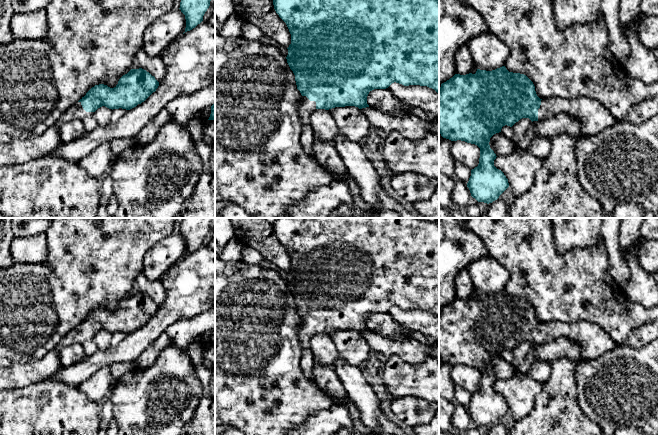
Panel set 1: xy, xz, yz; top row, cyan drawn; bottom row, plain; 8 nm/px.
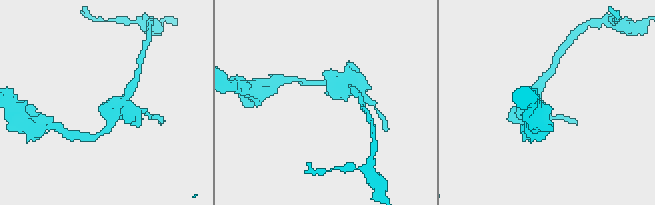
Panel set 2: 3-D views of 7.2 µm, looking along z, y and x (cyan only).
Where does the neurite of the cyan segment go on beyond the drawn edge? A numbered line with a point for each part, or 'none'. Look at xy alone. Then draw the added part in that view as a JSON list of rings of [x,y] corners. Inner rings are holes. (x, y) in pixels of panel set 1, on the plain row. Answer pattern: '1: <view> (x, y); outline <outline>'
1: xy (76, 335); outline [[[76,326],[74,329],[67,333],[67,335],[59,342],[58,346],[63,348],[72,343],[83,344],[84,342],[93,338],[94,336],[86,336],[82,331],[81,326]]]

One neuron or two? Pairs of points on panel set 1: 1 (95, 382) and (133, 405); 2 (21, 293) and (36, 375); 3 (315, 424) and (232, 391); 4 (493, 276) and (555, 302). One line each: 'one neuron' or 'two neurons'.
1: two neurons
2: two neurons
3: two neurons
4: two neurons

